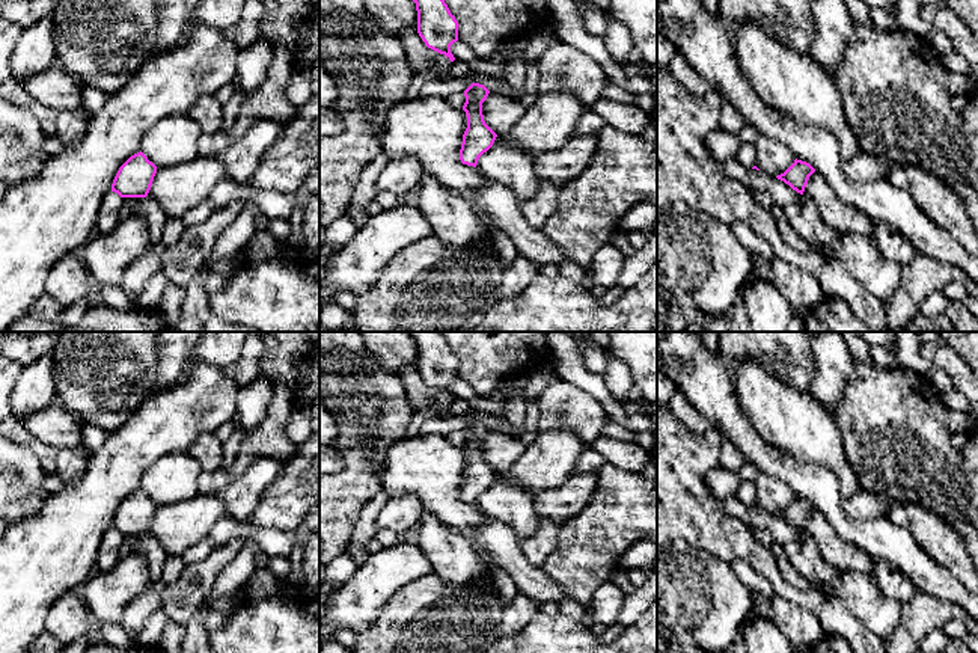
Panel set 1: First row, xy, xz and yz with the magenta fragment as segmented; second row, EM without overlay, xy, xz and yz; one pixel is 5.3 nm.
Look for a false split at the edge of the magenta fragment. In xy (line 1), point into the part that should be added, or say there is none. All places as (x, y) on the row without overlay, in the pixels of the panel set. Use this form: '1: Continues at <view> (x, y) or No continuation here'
1: No continuation here

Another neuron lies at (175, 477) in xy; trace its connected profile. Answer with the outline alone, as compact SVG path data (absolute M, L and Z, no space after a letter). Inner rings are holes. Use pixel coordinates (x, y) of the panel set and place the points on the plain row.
M167 454L142 475L140 489L157 507L199 495L200 464L188 454Z

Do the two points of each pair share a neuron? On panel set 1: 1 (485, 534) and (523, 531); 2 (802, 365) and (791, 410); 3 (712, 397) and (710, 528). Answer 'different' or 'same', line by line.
1: different
2: different
3: different

